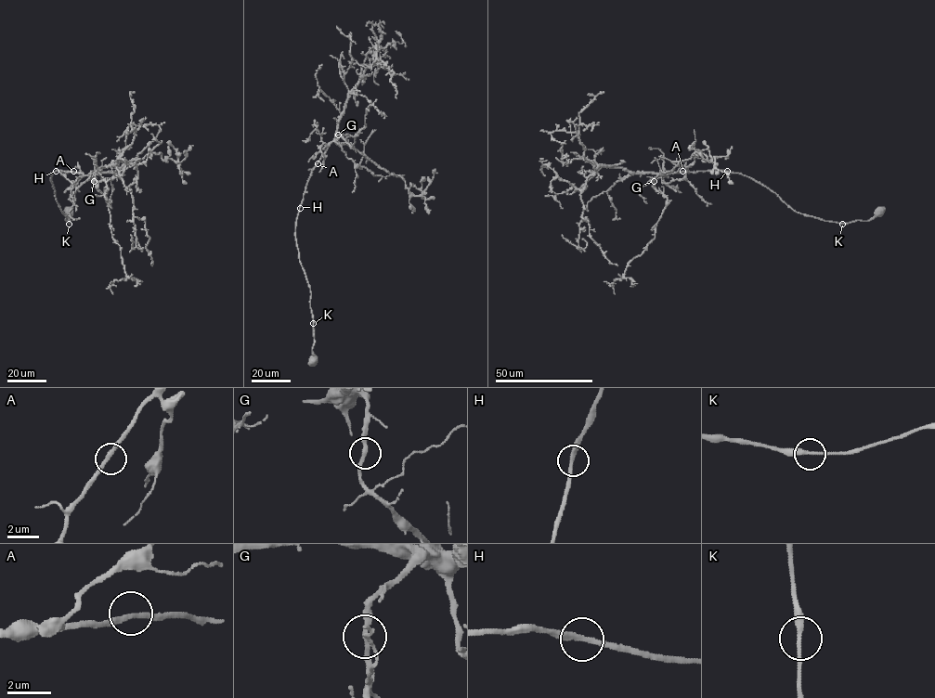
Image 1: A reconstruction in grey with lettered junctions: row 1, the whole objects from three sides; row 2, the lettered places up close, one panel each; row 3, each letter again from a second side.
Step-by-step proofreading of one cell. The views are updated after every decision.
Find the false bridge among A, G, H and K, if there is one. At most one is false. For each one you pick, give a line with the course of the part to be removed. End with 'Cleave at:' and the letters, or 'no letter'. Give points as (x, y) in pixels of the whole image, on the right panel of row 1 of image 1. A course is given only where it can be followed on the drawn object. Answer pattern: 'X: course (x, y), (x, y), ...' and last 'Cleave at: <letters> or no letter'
Cleave at: no letter

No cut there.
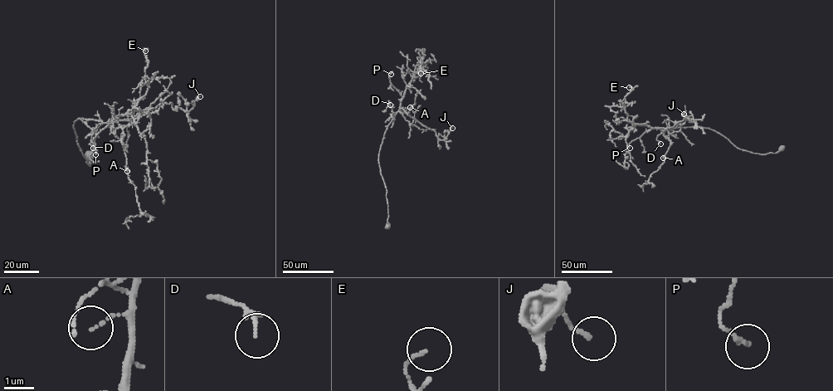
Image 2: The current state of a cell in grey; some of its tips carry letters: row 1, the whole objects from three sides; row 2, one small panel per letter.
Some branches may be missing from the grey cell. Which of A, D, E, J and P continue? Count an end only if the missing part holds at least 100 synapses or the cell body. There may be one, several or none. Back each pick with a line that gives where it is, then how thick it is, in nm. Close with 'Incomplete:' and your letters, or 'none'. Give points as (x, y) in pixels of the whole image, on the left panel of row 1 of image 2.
Incomplete: none

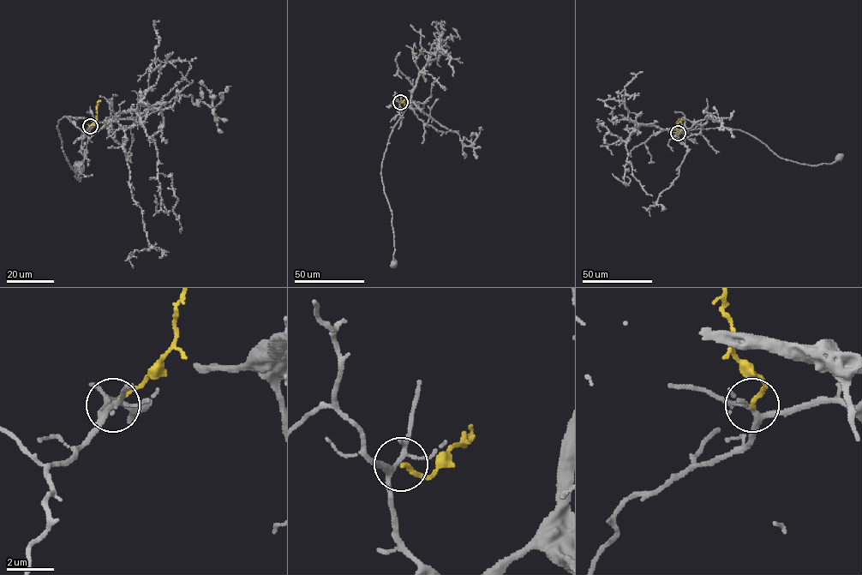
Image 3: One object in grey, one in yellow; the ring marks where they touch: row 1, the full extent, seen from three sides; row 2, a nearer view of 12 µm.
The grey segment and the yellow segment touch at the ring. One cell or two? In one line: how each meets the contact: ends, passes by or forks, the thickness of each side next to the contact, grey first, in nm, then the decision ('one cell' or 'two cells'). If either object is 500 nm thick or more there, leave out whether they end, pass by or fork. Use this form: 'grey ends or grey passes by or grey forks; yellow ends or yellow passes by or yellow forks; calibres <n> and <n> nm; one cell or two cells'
grey forks; yellow ends; calibres 180 and 180 nm; two cells

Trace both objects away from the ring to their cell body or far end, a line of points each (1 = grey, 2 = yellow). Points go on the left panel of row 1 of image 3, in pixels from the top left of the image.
1: (90, 126), (98, 122), (69, 116), (58, 120), (57, 129), (62, 152), (80, 181), (78, 165)
2: (90, 126), (96, 120), (96, 107), (101, 100)

